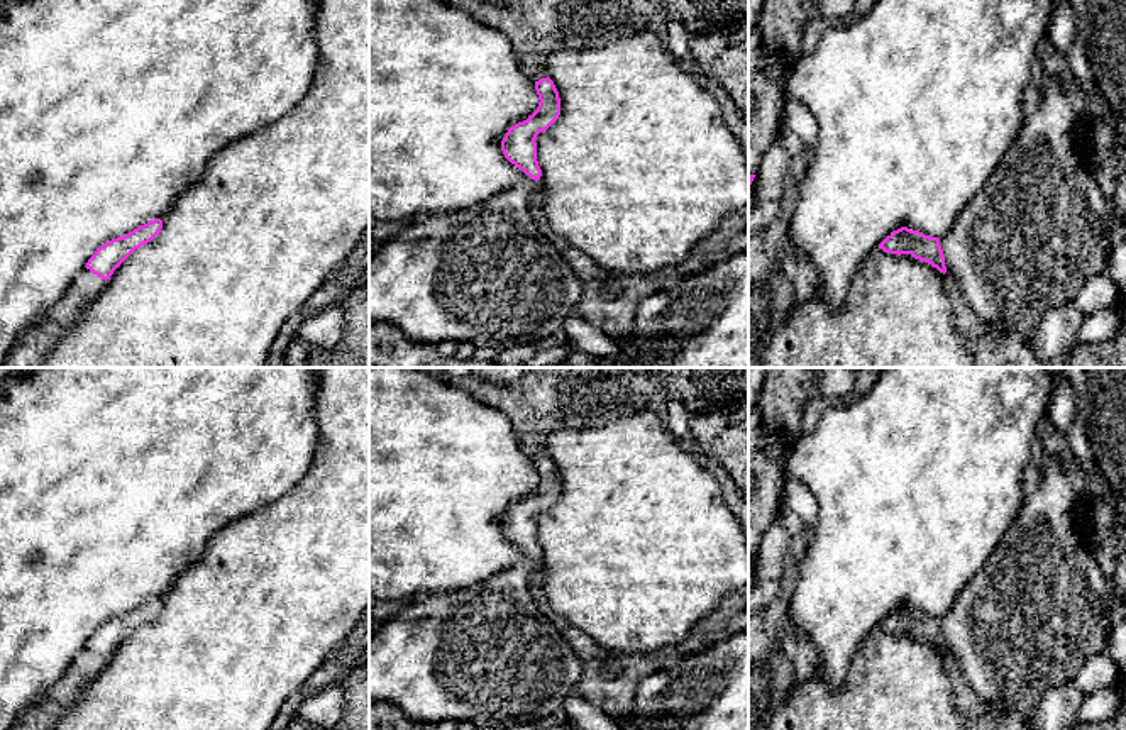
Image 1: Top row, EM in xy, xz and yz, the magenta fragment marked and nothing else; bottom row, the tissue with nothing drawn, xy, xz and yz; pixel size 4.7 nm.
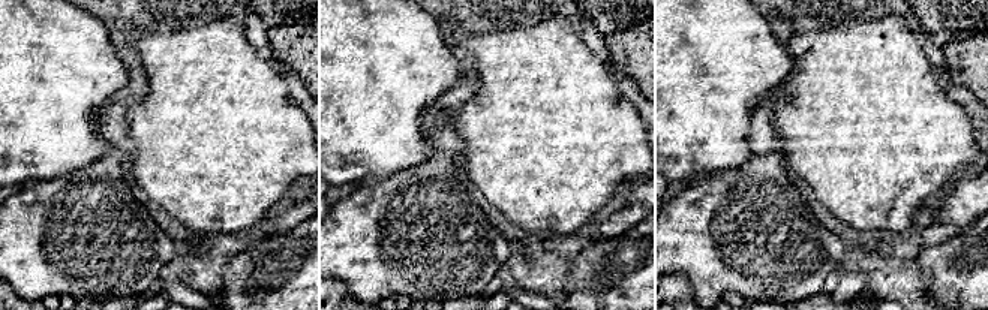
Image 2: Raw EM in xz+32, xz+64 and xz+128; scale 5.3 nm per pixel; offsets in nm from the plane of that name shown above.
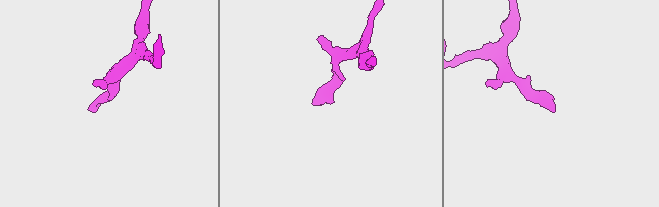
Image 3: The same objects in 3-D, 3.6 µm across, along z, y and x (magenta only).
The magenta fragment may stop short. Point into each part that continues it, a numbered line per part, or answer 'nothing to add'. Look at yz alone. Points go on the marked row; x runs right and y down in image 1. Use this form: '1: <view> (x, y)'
1: yz (1025, 244)

